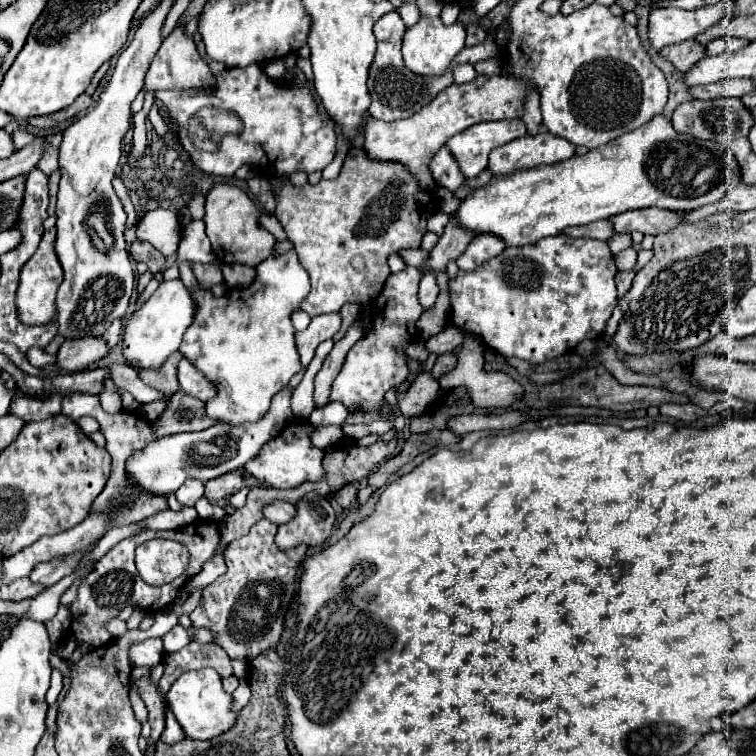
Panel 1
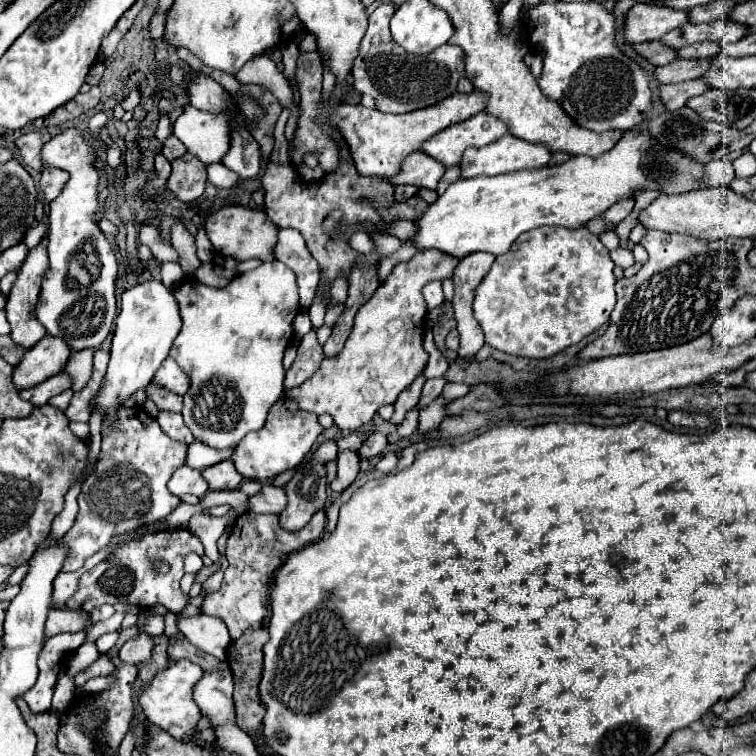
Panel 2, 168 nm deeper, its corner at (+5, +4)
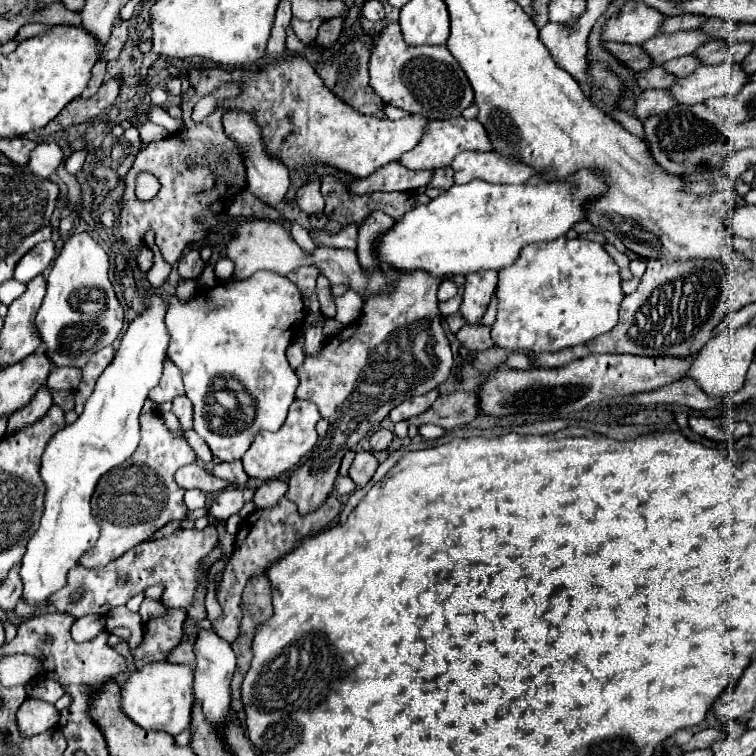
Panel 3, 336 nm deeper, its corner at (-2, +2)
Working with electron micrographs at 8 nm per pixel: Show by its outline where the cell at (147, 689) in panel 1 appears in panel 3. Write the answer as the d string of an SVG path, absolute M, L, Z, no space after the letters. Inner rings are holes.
M166 610L166 616L150 620L144 624L144 640L132 652L136 668L142 668L150 662L166 662L166 656L174 646L184 638L182 624L186 620L184 610Z

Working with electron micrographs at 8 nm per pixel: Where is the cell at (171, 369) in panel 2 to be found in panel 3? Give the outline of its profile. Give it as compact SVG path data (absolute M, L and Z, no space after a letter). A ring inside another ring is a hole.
M166 360L162 380L150 392L148 398L154 400L156 404L162 404L162 402L170 402L170 400L174 400L176 396L182 396L182 394L184 394L184 382L182 382L182 376L180 376L180 368L176 368L176 364L172 364L172 360Z

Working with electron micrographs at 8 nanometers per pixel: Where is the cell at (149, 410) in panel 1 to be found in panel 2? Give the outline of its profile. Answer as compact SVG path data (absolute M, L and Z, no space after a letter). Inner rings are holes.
M161 410L155 418L157 418L157 422L161 424L161 428L163 428L169 436L173 436L175 440L181 440L181 442L185 442L185 444L191 444L191 442L193 442L193 434L191 434L189 428L185 426L181 414Z

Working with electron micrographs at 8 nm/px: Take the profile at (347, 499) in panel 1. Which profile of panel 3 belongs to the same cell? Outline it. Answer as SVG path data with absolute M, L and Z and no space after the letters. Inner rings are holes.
M356 452L348 476L354 480L356 488L364 488L372 478L372 474L376 472L376 468L378 468L378 460L372 456L372 452Z

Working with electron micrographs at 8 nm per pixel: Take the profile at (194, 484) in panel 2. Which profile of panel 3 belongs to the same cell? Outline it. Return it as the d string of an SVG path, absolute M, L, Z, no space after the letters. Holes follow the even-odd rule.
M190 464L190 466L180 468L176 472L176 482L184 490L196 488L196 490L202 490L206 494L216 494L216 492L222 492L224 488L230 488L230 484L226 480L212 476L202 464Z

